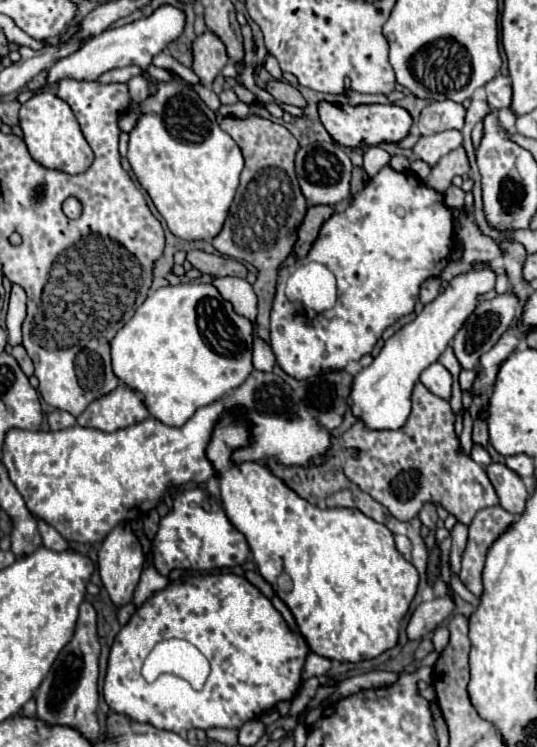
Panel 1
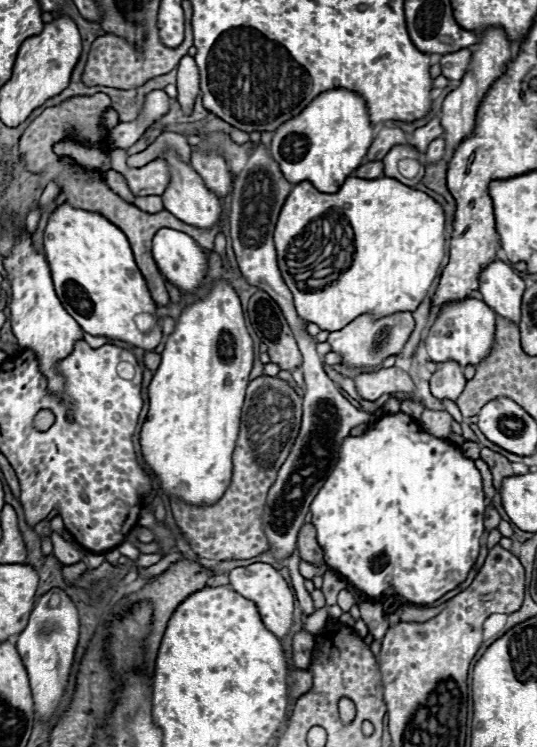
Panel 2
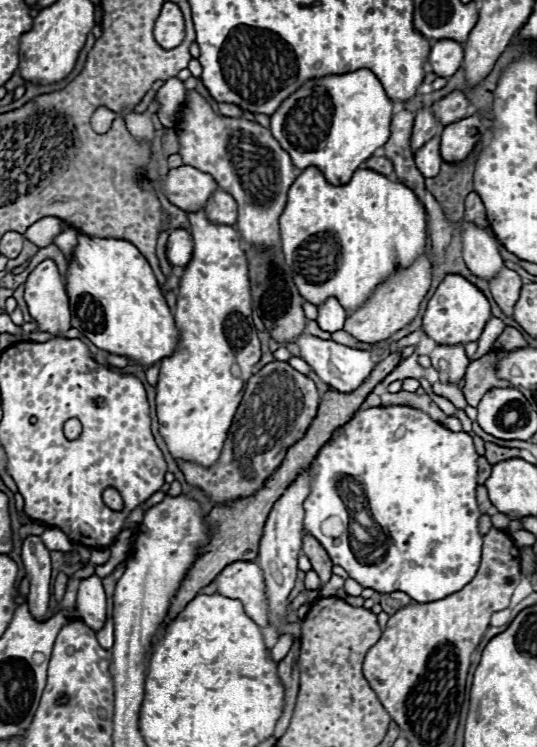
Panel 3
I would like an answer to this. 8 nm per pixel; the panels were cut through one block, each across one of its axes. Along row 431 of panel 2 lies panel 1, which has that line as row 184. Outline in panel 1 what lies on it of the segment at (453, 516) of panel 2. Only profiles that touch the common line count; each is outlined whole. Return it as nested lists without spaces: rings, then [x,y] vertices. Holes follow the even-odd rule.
[[[390,166],[382,168],[366,182],[364,190],[356,194],[354,202],[344,212],[334,214],[324,222],[318,242],[314,242],[310,254],[304,258],[304,262],[320,262],[336,274],[336,280],[340,282],[336,306],[316,314],[306,312],[300,304],[288,302],[284,296],[284,278],[288,270],[282,270],[270,314],[270,344],[280,368],[296,380],[308,380],[322,370],[340,370],[350,360],[360,360],[370,354],[388,326],[414,312],[420,284],[442,274],[454,252],[454,238],[452,210],[446,208],[442,194],[426,188],[412,172],[394,172]]]

